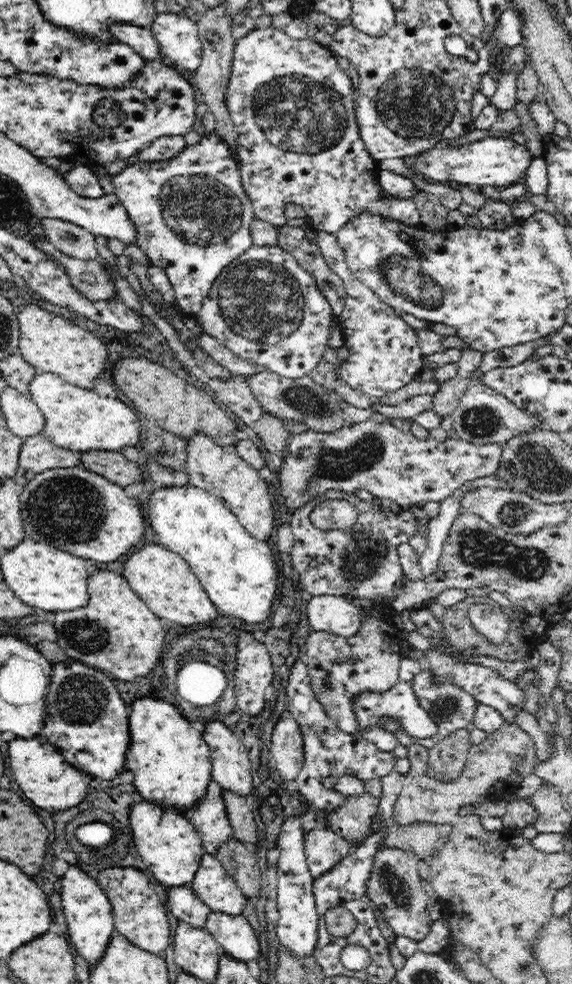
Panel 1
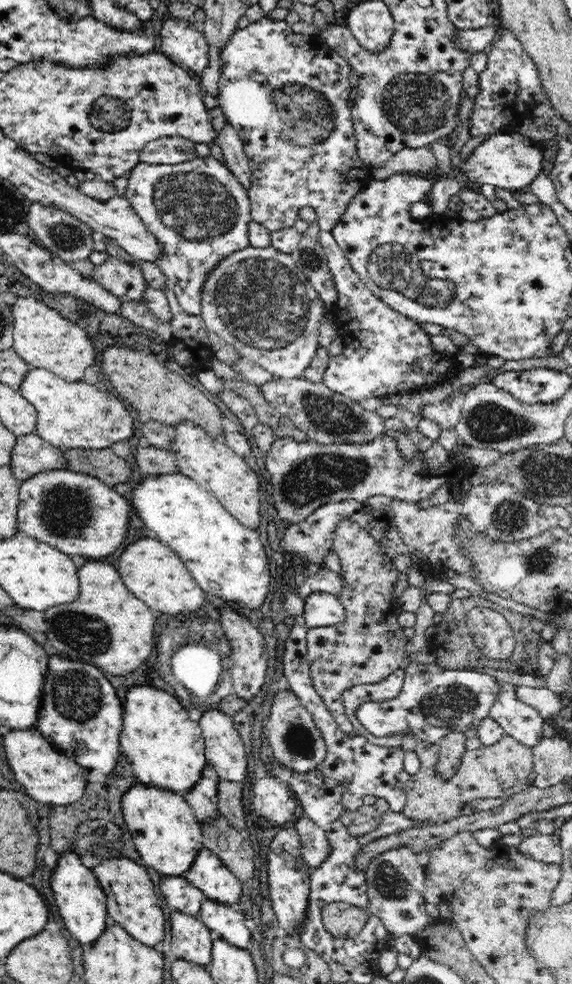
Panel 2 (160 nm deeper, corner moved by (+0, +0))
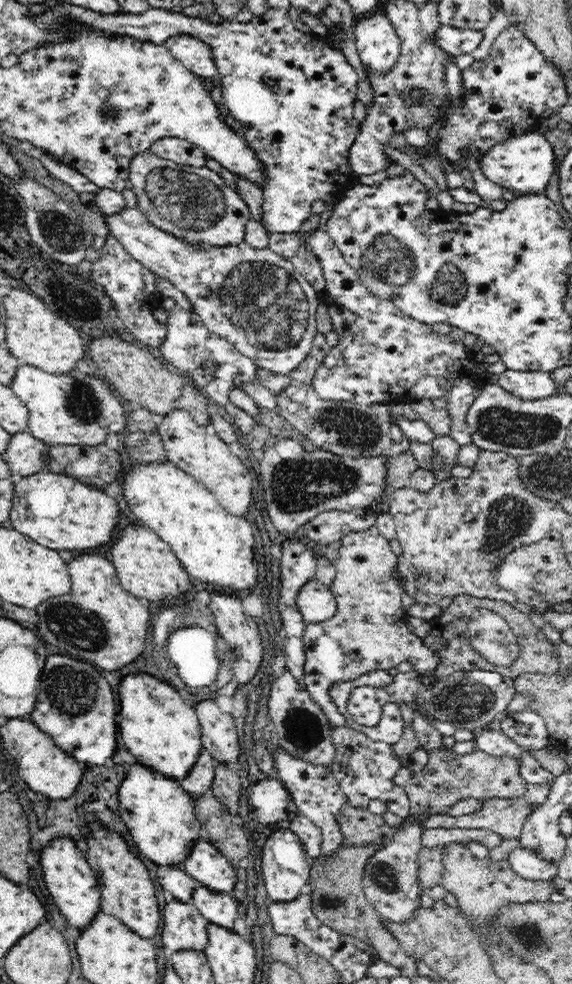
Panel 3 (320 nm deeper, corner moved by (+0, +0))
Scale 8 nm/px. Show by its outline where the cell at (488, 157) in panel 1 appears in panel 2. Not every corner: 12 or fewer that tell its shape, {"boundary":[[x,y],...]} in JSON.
{"boundary":[[518,133],[490,136],[459,170],[516,192],[541,174],[543,152]]}

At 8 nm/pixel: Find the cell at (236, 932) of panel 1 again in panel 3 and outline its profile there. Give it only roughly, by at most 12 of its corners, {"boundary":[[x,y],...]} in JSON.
{"boundary":[[198,883],[194,906],[208,923],[233,928],[238,910],[232,894]]}

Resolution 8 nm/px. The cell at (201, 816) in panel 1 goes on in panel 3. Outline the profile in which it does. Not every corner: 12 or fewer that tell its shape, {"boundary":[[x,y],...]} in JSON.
{"boundary":[[204,747],[179,783],[195,800],[211,790],[215,762]]}

